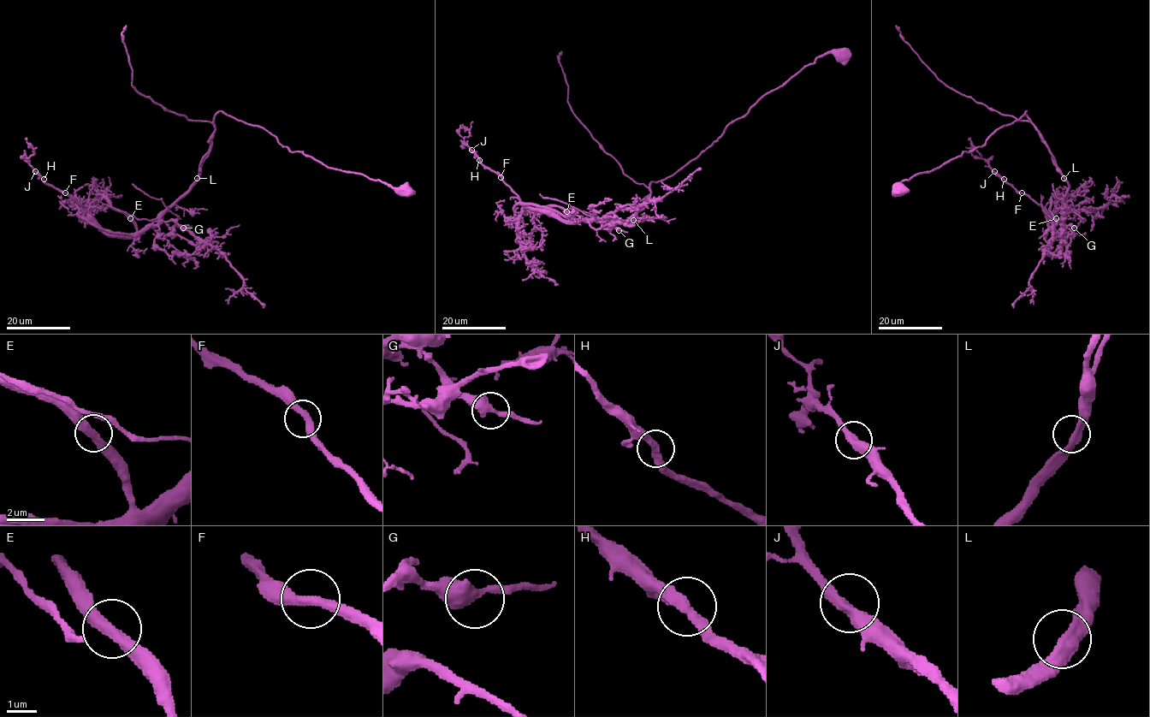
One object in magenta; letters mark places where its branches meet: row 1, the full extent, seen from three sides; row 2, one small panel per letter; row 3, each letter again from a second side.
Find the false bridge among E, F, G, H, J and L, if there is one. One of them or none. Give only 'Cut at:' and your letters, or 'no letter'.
Cut at: no letter

